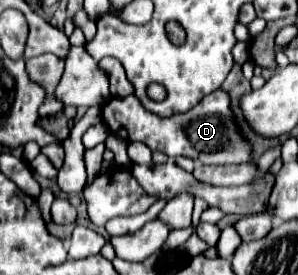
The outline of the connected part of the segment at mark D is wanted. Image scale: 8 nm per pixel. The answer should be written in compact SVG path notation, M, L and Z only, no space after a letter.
M218 89L212 95L206 95L192 111L184 115L174 115L170 119L160 119L150 111L140 107L140 101L134 95L128 97L112 97L102 107L102 121L110 129L110 133L126 139L126 141L142 141L152 151L162 151L168 157L186 155L204 165L224 165L224 163L244 163L250 159L250 145L242 139L232 111L228 93Z

